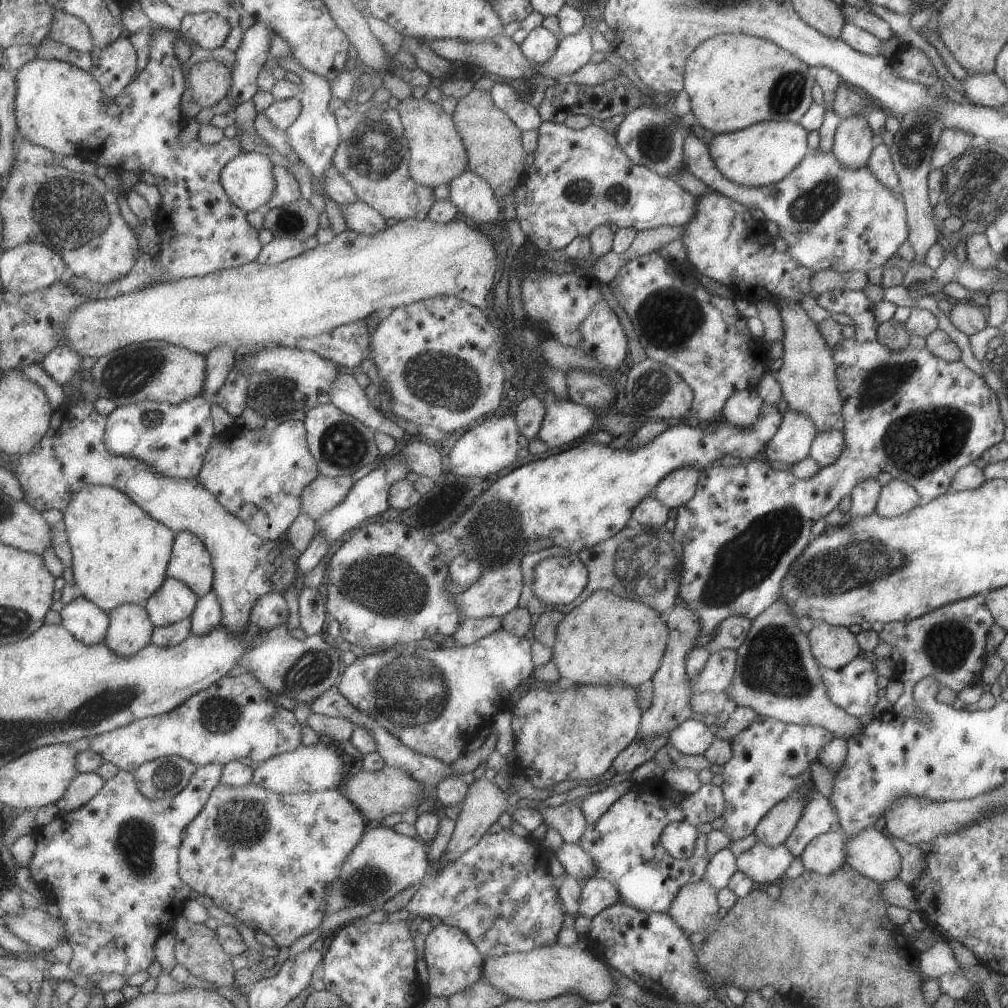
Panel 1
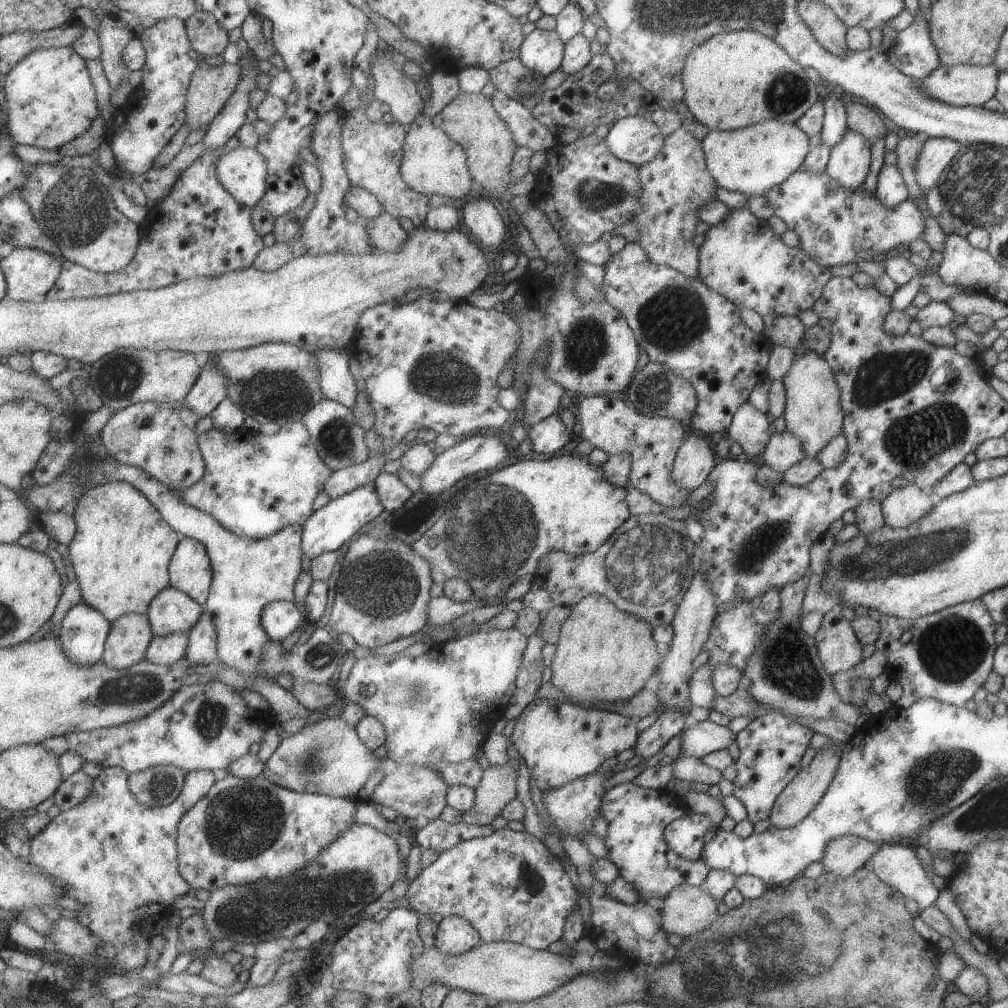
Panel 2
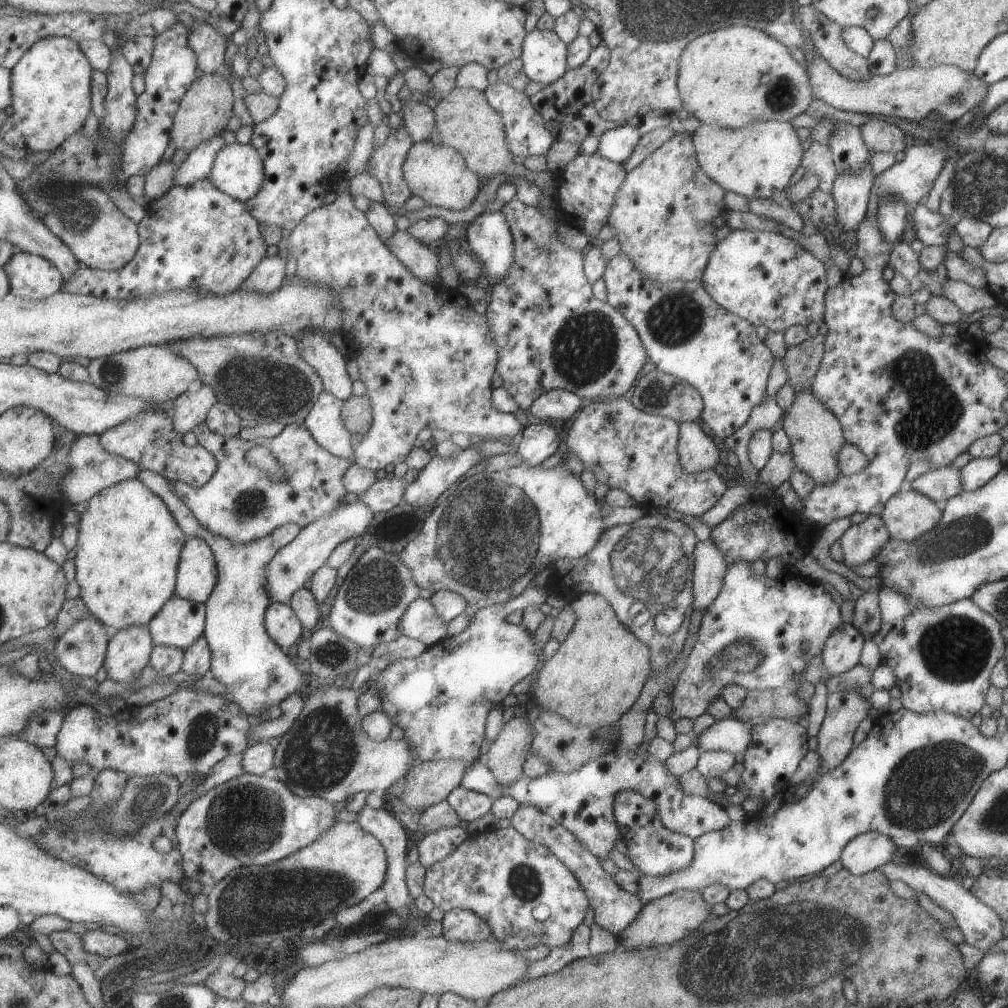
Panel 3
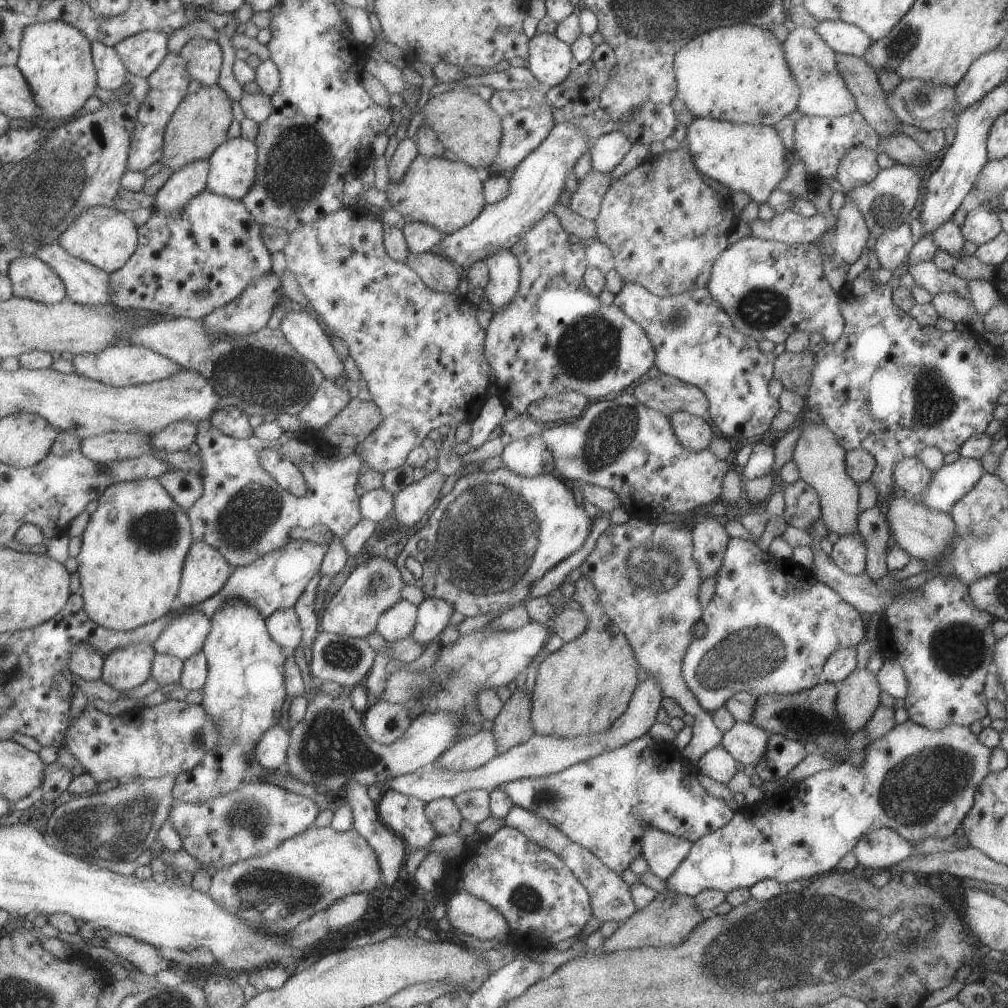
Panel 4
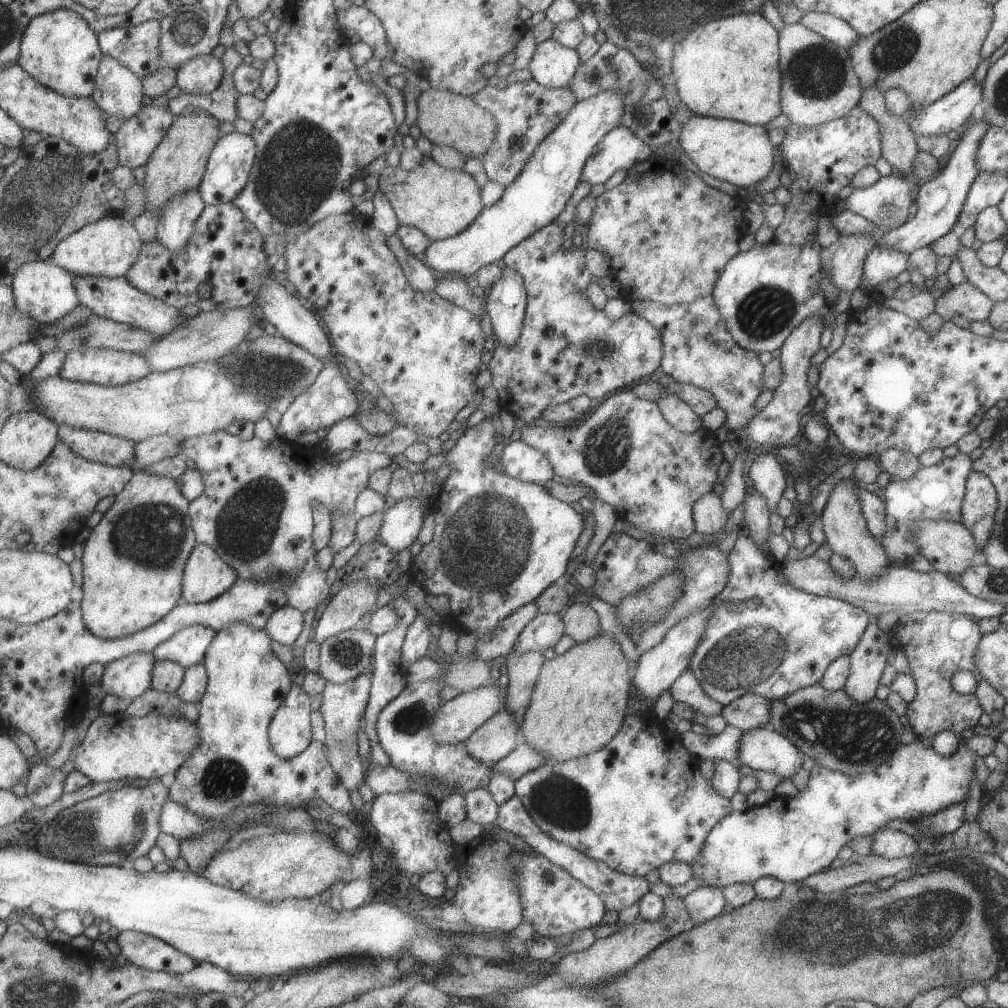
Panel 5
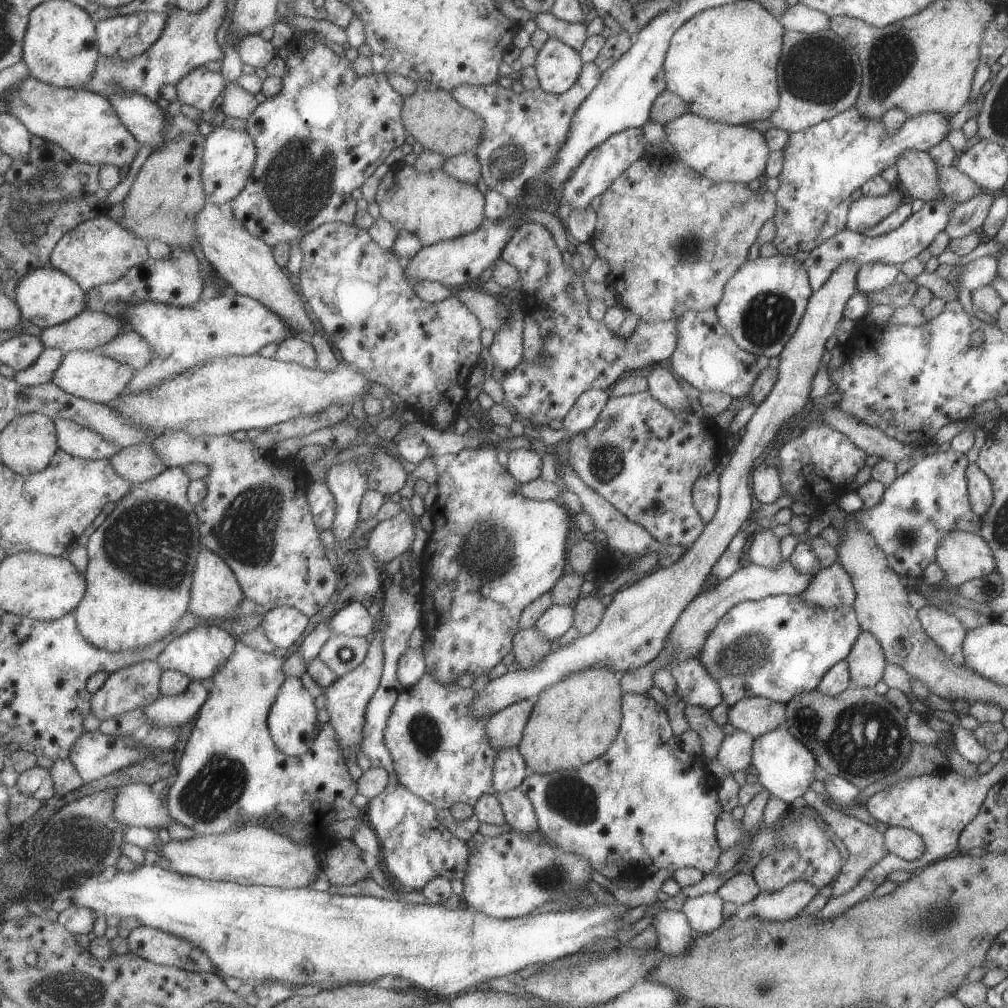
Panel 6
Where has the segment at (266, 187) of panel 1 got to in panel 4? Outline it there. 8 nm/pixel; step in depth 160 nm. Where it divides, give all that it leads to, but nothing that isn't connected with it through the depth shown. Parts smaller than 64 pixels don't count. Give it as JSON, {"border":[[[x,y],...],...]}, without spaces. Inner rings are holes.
{"border":[[[233,120],[231,128],[227,132],[227,138],[230,139],[225,144],[222,144],[209,158],[208,189],[221,196],[242,200],[242,198],[245,198],[249,194],[256,181],[258,171],[258,144],[241,136],[241,123],[237,120]]]}

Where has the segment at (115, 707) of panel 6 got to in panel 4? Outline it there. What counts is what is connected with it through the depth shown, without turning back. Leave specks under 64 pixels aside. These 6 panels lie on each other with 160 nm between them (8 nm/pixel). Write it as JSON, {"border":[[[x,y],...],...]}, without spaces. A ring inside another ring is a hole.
{"border":[[[132,644],[106,656],[102,679],[122,693],[153,678],[153,663],[158,655],[152,644]]]}

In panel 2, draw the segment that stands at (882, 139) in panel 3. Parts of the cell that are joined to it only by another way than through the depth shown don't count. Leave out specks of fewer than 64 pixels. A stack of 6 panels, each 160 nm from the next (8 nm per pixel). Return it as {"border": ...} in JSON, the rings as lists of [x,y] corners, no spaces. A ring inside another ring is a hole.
{"border":[[[849,100],[845,102],[845,117],[848,129],[859,132],[870,145],[877,139],[887,138],[889,126],[883,124],[880,114],[873,112],[870,106]]]}

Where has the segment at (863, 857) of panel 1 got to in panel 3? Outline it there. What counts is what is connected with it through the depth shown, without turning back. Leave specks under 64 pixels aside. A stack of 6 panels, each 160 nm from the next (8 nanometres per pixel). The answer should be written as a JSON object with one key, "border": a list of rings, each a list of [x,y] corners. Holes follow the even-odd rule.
{"border":[[[897,859],[888,860],[879,869],[889,882],[901,880],[905,886],[914,890],[915,893],[927,895],[933,904],[948,910],[955,919],[959,930],[961,930],[964,942],[974,950],[986,952],[989,947],[1003,938],[1001,936],[1003,922],[998,917],[998,914],[993,912],[993,909],[987,905],[981,904],[979,899],[967,890],[968,884],[957,880],[955,875],[940,875],[939,873],[931,872],[929,867],[908,864],[907,861],[898,862]]]}

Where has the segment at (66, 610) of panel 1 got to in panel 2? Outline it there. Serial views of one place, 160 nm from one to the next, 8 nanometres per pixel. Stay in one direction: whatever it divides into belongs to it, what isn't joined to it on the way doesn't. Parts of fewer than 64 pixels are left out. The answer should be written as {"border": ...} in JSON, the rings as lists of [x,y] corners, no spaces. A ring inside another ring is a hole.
{"border":[[[88,603],[73,608],[63,622],[59,640],[77,665],[93,666],[106,654],[112,623]]]}

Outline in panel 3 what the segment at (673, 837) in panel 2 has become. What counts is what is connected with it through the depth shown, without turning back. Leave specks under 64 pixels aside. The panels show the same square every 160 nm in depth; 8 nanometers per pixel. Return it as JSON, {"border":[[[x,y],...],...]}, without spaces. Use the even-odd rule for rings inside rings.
{"border":[[[645,745],[629,752],[613,749],[586,762],[572,773],[550,772],[534,779],[525,776],[510,787],[498,784],[484,759],[479,759],[465,771],[461,785],[494,799],[511,795],[521,805],[532,804],[539,807],[544,813],[555,818],[557,824],[573,834],[596,857],[608,858],[609,851],[615,851],[613,841],[617,837],[622,838],[613,811],[614,796],[619,791],[635,791],[651,799],[656,804],[662,825],[675,835],[695,840],[706,832],[718,831],[728,826],[730,821],[724,808],[709,802],[705,797],[683,794],[676,785],[676,777],[667,772],[661,761],[653,760],[644,747]]]}

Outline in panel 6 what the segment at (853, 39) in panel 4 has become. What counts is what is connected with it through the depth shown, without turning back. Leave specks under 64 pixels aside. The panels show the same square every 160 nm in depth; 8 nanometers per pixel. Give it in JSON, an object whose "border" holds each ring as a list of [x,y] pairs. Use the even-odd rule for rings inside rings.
{"border":[[[801,4],[787,6],[779,16],[778,22],[784,30],[793,32],[813,33],[828,29],[829,18],[819,11]]]}

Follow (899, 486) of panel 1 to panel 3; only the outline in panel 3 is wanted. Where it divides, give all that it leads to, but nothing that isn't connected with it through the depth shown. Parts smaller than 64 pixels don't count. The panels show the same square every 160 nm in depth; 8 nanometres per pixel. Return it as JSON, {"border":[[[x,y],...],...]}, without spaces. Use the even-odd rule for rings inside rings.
{"border":[[[905,487],[889,497],[882,508],[880,519],[891,538],[909,543],[934,528],[940,519],[941,508],[928,496]]]}

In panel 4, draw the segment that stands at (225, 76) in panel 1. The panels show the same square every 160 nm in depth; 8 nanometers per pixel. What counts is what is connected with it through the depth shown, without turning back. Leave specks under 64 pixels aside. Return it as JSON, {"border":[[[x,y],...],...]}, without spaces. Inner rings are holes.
{"border":[[[218,83],[213,87],[202,85],[196,93],[191,93],[183,99],[166,128],[164,155],[159,160],[161,168],[171,168],[172,175],[189,163],[209,159],[230,139],[227,138],[227,132],[233,120],[234,108],[227,92]]]}

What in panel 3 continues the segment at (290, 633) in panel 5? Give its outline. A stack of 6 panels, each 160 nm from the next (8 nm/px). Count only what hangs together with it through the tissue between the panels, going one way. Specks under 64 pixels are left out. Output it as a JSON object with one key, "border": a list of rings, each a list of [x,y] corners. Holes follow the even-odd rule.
{"border":[[[273,601],[266,612],[266,627],[275,642],[287,653],[305,632],[302,620],[290,604]]]}

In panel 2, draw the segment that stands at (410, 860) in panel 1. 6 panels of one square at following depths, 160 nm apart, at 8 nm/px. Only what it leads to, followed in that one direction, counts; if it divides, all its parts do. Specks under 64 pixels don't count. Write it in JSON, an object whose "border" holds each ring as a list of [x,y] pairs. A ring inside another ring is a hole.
{"border":[[[353,824],[351,828],[347,828],[347,832],[343,832],[343,836],[339,836],[338,840],[327,844],[327,848],[323,848],[321,854],[315,856],[315,860],[311,860],[311,864],[301,872],[293,872],[275,882],[257,880],[253,884],[247,882],[247,884],[231,884],[226,888],[219,888],[219,891],[210,894],[210,899],[203,908],[207,931],[214,941],[233,938],[237,942],[243,940],[247,942],[249,938],[249,942],[259,944],[277,938],[295,938],[315,920],[333,924],[338,922],[337,918],[345,918],[345,920],[353,918],[359,912],[363,912],[369,904],[381,898],[407,872],[407,860],[403,860],[399,852],[399,844],[395,840],[395,837],[373,826]]]}

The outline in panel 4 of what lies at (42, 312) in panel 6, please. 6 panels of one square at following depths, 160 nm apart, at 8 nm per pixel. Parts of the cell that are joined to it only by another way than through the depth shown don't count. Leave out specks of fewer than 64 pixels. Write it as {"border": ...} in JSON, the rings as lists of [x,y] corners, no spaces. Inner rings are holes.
{"border":[[[35,255],[15,259],[7,274],[11,277],[16,297],[33,299],[47,304],[57,304],[68,298],[66,284],[59,273],[50,264],[43,262]]]}

